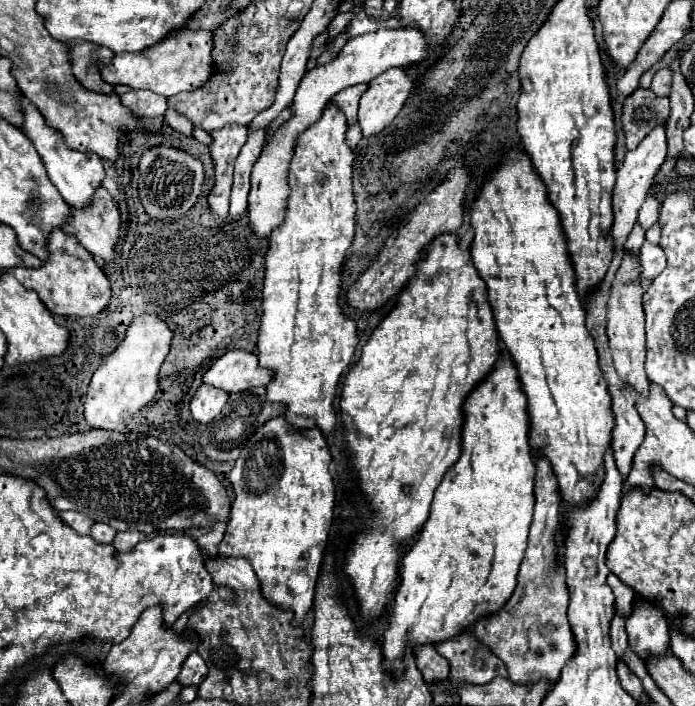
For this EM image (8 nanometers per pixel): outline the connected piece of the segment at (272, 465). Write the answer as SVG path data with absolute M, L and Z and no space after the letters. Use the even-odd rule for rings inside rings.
M278 417L258 427L258 431L250 437L250 443L246 443L246 447L242 449L242 455L236 459L234 469L230 471L234 501L224 539L218 547L218 557L248 559L260 579L262 597L266 597L266 601L270 601L278 609L292 609L294 627L302 625L306 613L312 607L314 587L318 581L324 547L332 527L336 491L334 491L334 479L330 475L330 461L332 455L328 443L318 429L294 431L292 427L286 427L286 421L282 417ZM292 573L294 573L294 587L302 587L304 591L292 589L290 583Z

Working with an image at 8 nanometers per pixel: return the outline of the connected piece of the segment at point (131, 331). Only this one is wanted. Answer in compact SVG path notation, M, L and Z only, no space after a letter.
M140 315L132 319L122 343L102 361L102 365L92 375L84 401L84 419L90 427L122 431L126 419L152 401L158 389L156 377L164 357L168 355L170 341L172 331L160 317Z

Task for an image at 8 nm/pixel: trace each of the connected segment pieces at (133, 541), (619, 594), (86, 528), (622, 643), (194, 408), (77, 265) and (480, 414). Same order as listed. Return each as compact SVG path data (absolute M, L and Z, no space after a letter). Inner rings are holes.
M126 529L126 531L118 531L116 537L114 537L112 545L116 545L116 549L120 553L126 553L126 551L134 551L134 547L138 545L140 541L140 533L134 531L134 529ZM116 541L116 543L114 543Z
M614 573L608 575L608 585L610 585L610 589L612 589L614 597L616 597L616 603L614 603L616 613L626 619L630 615L630 611L632 611L632 605L634 605L634 589L624 585Z
M62 511L60 519L68 523L78 535L90 535L90 529L94 525L94 521L88 515L82 515L78 511Z
M614 615L612 623L610 623L610 639L612 639L612 649L616 653L618 659L622 659L626 647L628 647L628 637L626 637L626 629L624 629L624 619Z
M200 385L190 401L192 419L198 423L208 423L210 419L214 419L214 415L218 415L218 411L224 407L226 399L228 399L228 393L218 391L216 387Z
M52 229L46 241L48 257L42 261L40 267L14 267L10 269L14 277L26 287L34 289L40 301L54 313L54 315L96 315L100 313L110 301L110 283L104 271L98 267L94 257L78 243L74 235L66 235L60 229Z
M502 353L498 357L498 361L494 363L492 371L486 375L484 381L480 381L470 395L466 397L466 401L462 403L462 413L464 413L464 423L462 423L462 453L460 459L446 471L442 483L438 485L436 493L434 493L434 501L432 501L432 511L428 521L422 527L422 533L418 537L418 541L410 547L410 551L404 555L402 559L402 567L400 567L400 587L394 599L394 607L392 607L392 617L388 623L388 631L384 633L384 643L382 643L382 651L384 651L384 667L392 673L400 673L402 671L402 655L404 649L410 645L418 645L418 643L438 643L442 639L450 639L454 635L458 635L458 631L464 631L466 627L472 627L476 619L492 615L496 611L500 611L500 607L506 603L506 599L510 599L514 587L516 587L516 575L518 575L518 567L522 561L522 555L526 551L526 541L528 541L528 529L532 523L532 509L534 509L534 475L536 475L536 467L534 467L534 455L532 455L532 445L530 445L530 415L528 415L528 399L520 387L520 377L518 377L518 369L514 365L514 361L510 359L508 353Z

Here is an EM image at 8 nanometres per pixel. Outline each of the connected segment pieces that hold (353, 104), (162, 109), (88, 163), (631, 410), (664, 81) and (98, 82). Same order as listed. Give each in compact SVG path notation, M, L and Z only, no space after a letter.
M352 85L350 89L344 89L340 91L332 103L346 115L348 119L348 125L356 125L356 113L358 113L358 101L360 101L360 95L366 91L368 85Z
M128 91L120 95L120 101L136 117L158 117L166 113L166 97L152 91Z
M20 95L20 109L22 109L22 115L24 115L24 123L22 123L22 131L26 133L26 137L34 143L44 167L46 167L46 173L52 181L52 185L60 191L60 195L64 197L64 201L68 205L74 205L74 207L82 207L82 203L86 203L86 199L90 199L90 195L94 193L94 187L98 187L102 183L102 177L104 177L104 167L98 159L98 155L94 155L92 151L76 151L76 149L70 149L62 137L62 133L54 127L48 127L46 121L42 119L40 111L34 107L34 103L30 99L26 99L26 95Z
M608 385L612 397L614 429L612 429L612 449L616 465L626 479L632 469L632 457L644 439L644 423L636 411L634 397L626 385Z
M660 69L660 71L654 75L652 91L654 91L658 97L668 97L668 95L670 95L670 87L672 87L672 69Z
M74 41L70 49L72 57L72 73L74 77L90 91L98 93L114 93L114 87L108 85L96 67L98 63L98 51L108 51L106 47L94 45L90 41Z

